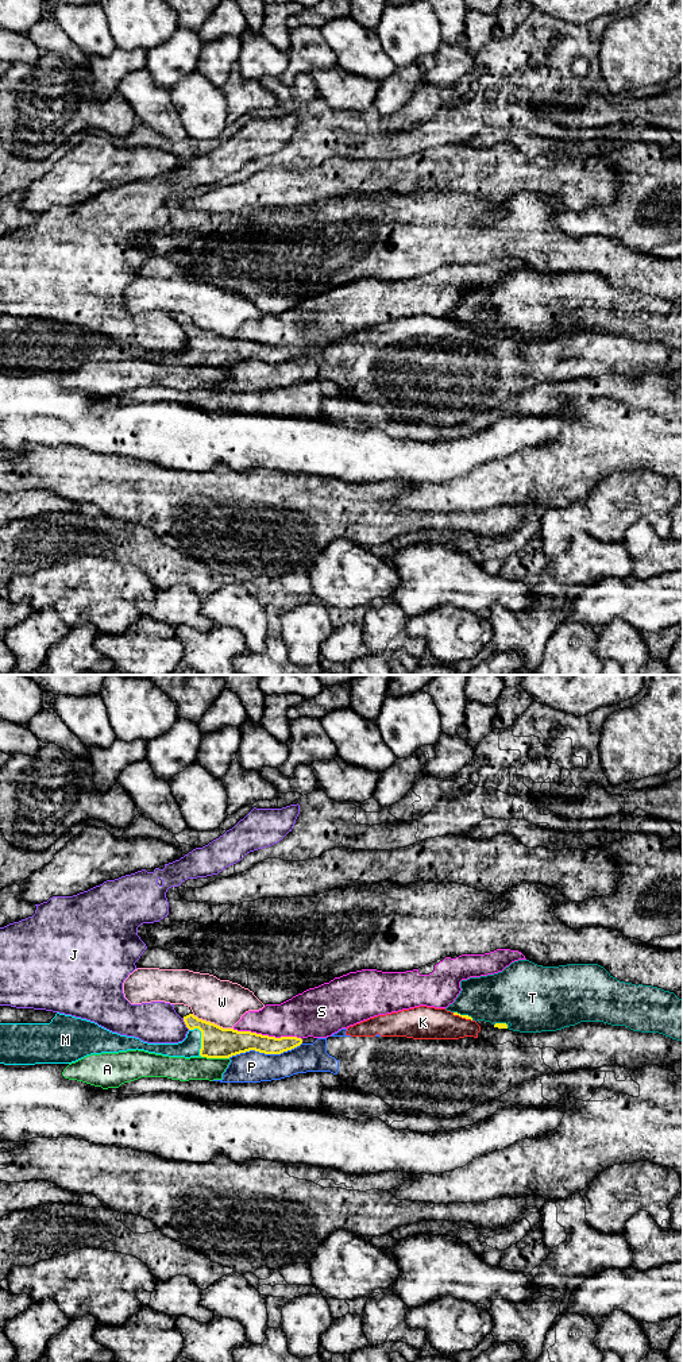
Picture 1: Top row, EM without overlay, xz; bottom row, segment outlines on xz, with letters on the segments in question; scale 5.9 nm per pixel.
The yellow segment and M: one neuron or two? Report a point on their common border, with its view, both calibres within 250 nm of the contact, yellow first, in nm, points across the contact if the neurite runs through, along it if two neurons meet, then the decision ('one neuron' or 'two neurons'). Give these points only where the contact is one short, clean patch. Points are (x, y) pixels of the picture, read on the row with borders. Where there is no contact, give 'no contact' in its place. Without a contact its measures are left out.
meets yellow in xz at (201, 1038); 190 nm thick on the yellow side, 120 nm on the other; one neuron

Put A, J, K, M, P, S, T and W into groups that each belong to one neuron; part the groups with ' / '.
A / J / K P / M / S / T / W

